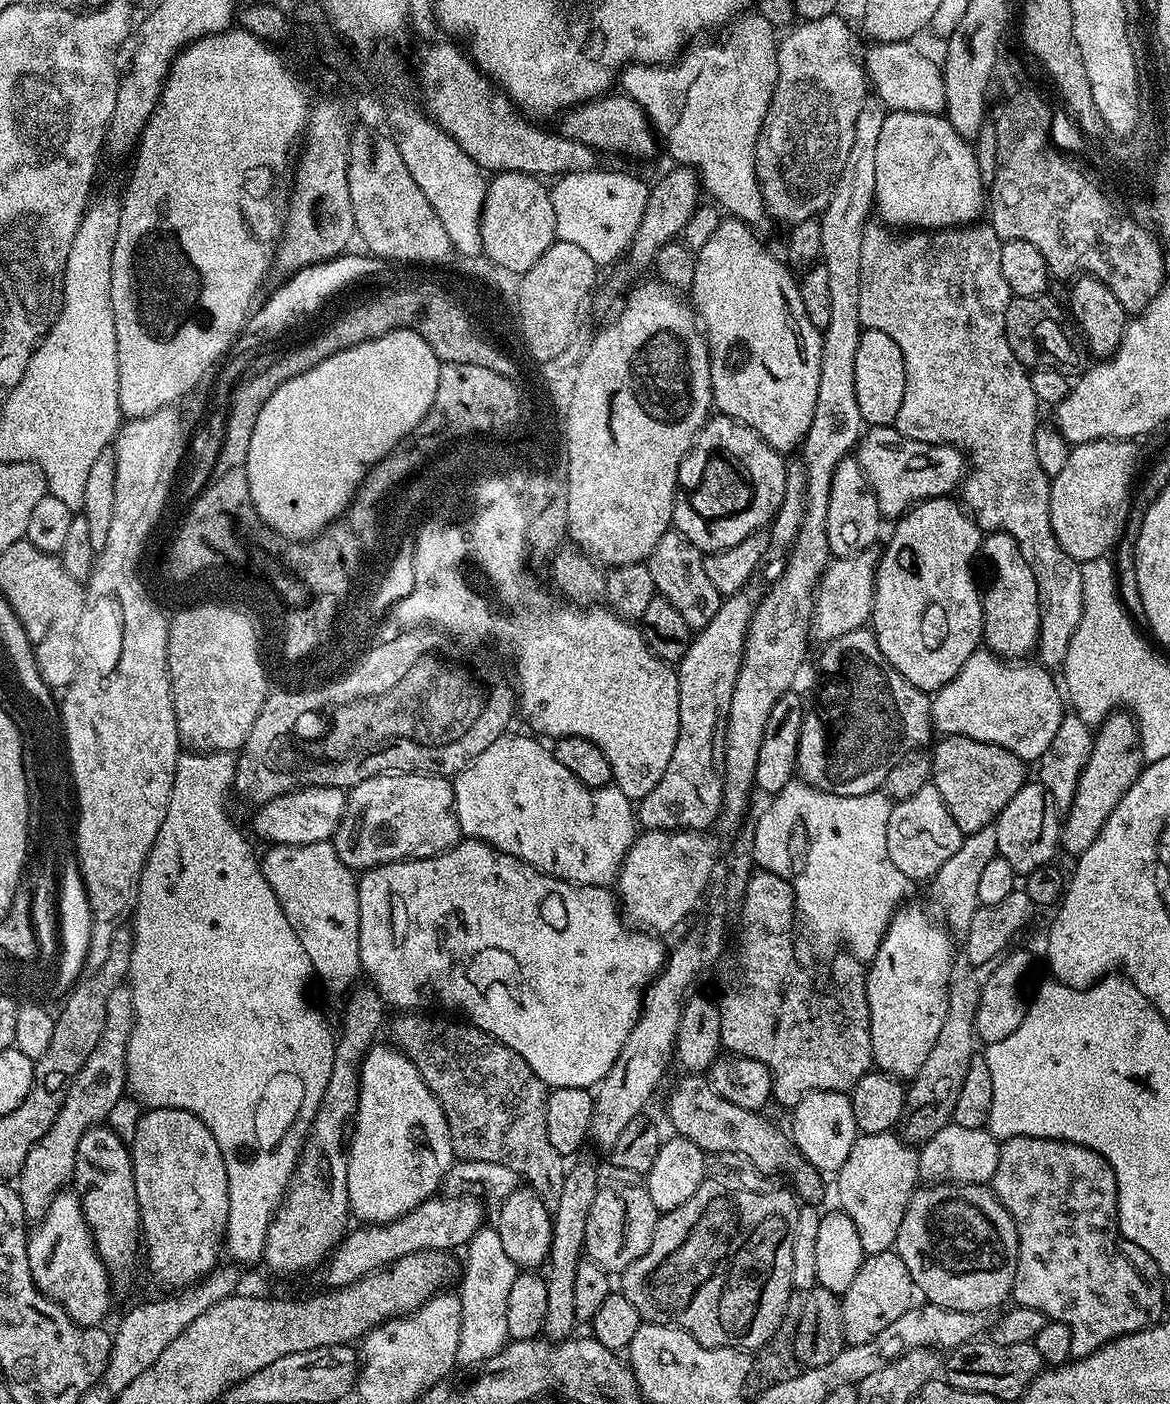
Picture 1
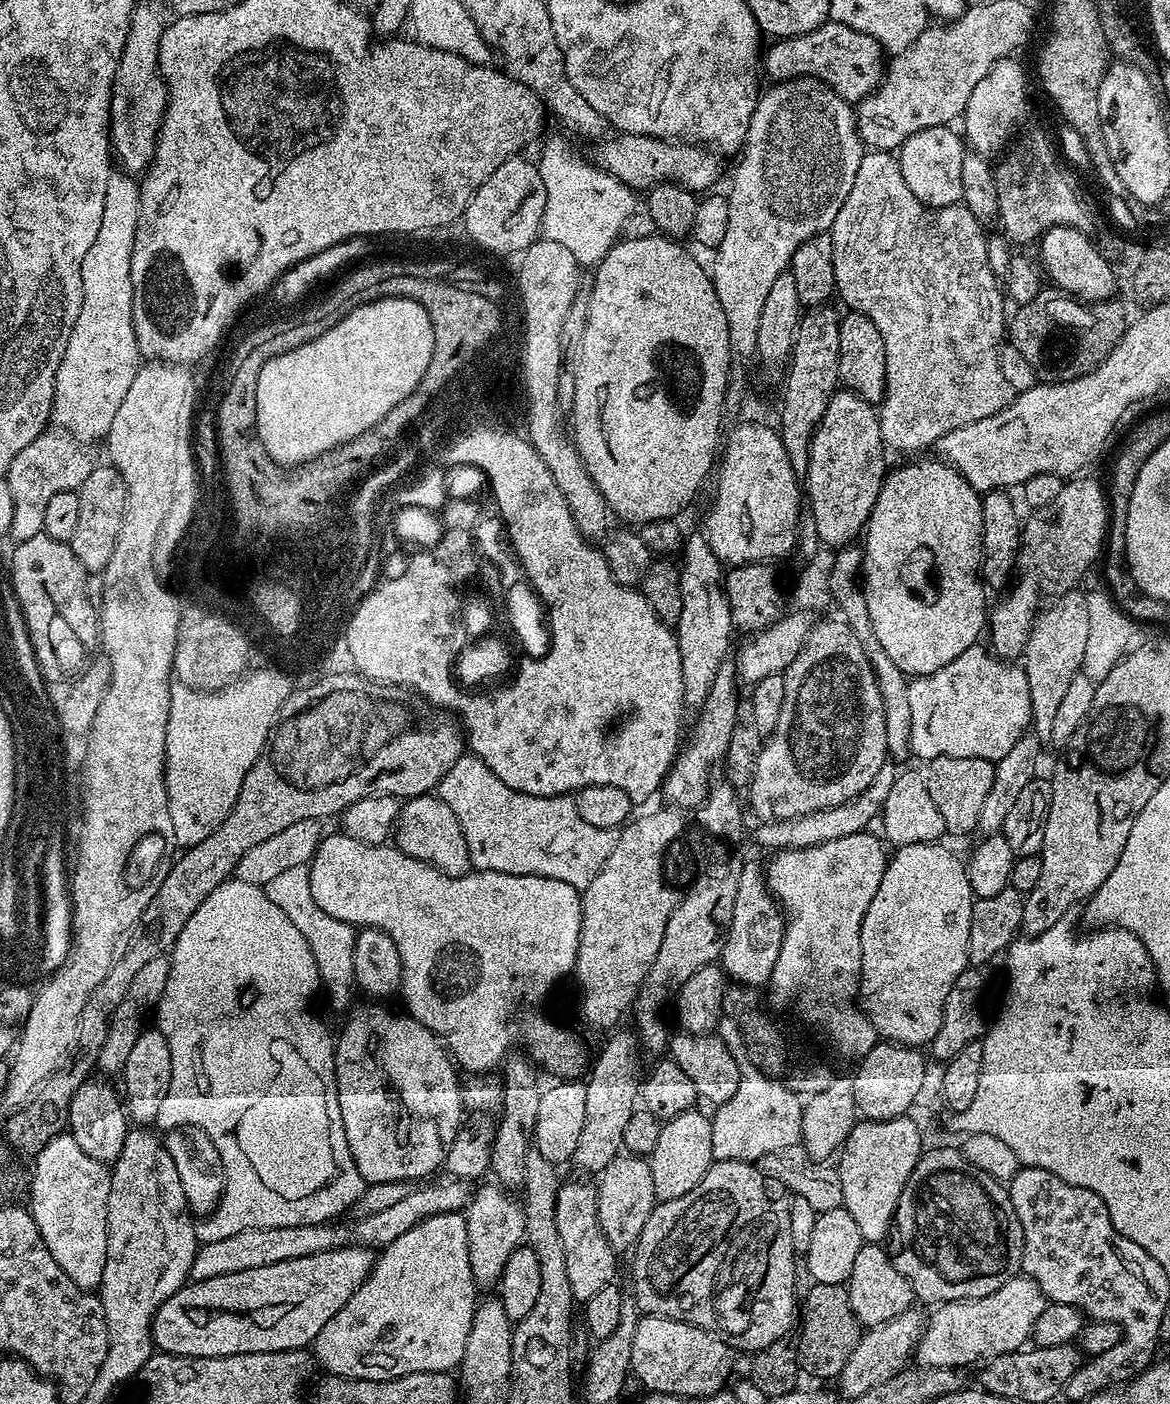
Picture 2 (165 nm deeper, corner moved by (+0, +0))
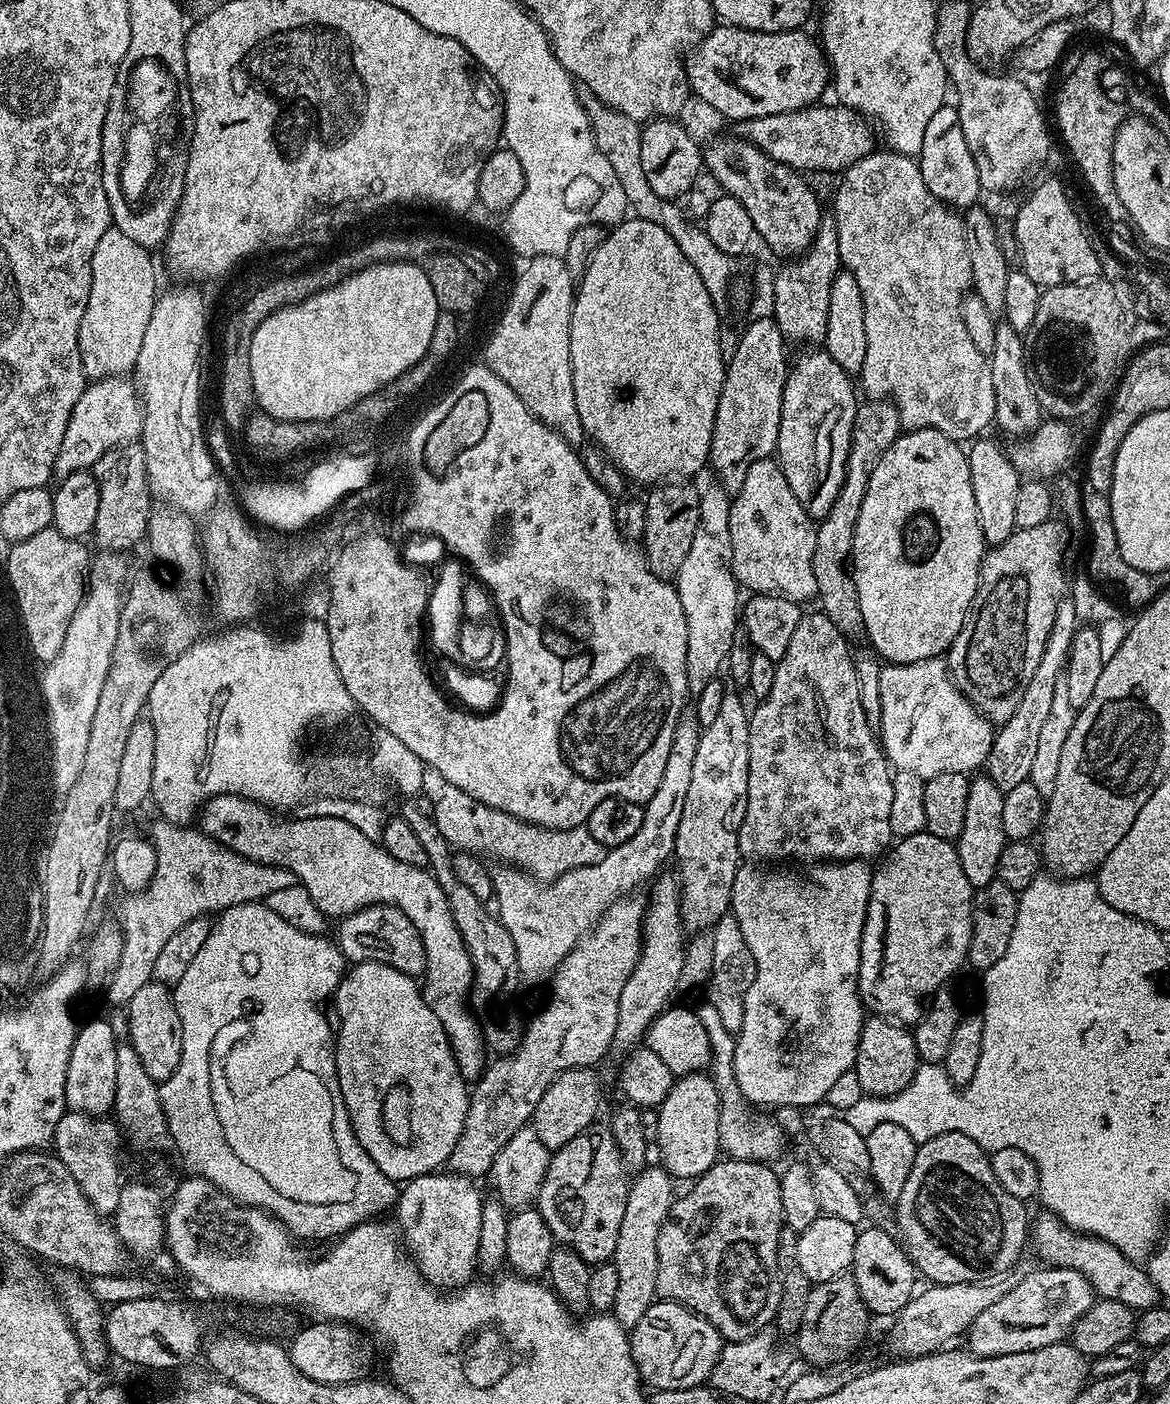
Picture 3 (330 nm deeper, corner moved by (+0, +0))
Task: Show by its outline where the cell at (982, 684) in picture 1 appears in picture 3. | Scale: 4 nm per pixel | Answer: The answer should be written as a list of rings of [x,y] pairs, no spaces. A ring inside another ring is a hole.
[[[935,656],[922,662],[888,664],[882,667],[881,702],[882,720],[878,739],[884,749],[884,755],[899,771],[918,774],[923,780],[929,780],[938,774],[955,772],[972,774],[987,765],[988,755],[992,749],[994,725],[959,692],[949,673],[947,663],[941,657]]]

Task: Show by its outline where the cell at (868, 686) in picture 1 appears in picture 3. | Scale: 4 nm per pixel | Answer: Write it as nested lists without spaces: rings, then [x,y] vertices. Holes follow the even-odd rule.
[[[815,610],[815,611],[816,611],[816,612],[812,612],[812,613],[810,613],[810,614],[809,614],[809,616],[808,616],[808,613],[807,613],[807,614],[804,614],[804,615],[801,615],[801,618],[800,618],[800,621],[799,621],[799,622],[798,622],[798,626],[797,626],[797,627],[796,627],[796,628],[795,628],[795,629],[794,629],[794,634],[793,634],[793,636],[792,636],[792,637],[791,637],[791,638],[790,638],[790,646],[786,646],[786,654],[785,654],[785,655],[784,655],[784,656],[783,656],[783,658],[782,658],[782,659],[780,659],[780,660],[778,660],[778,661],[776,661],[776,673],[775,673],[775,674],[774,674],[774,686],[770,686],[770,694],[766,694],[766,695],[765,695],[765,696],[763,696],[763,697],[762,697],[762,699],[761,699],[761,700],[760,700],[760,701],[759,701],[759,703],[757,703],[757,704],[760,704],[760,705],[758,705],[758,706],[757,706],[757,708],[755,708],[755,707],[753,707],[753,708],[752,708],[752,709],[751,709],[751,712],[750,712],[750,715],[749,715],[749,718],[748,718],[748,725],[749,725],[749,726],[750,726],[750,770],[749,770],[749,771],[748,771],[748,801],[747,801],[747,802],[746,802],[746,818],[745,818],[745,819],[744,819],[744,821],[743,821],[743,822],[742,822],[742,826],[741,826],[741,827],[740,827],[740,832],[739,832],[739,834],[738,834],[738,835],[737,835],[737,836],[736,836],[736,837],[734,837],[734,844],[735,844],[735,847],[736,847],[736,848],[737,848],[737,849],[738,849],[738,852],[739,852],[739,848],[738,848],[738,847],[740,847],[740,852],[741,852],[741,854],[742,854],[742,855],[744,855],[744,858],[759,858],[759,859],[760,859],[760,860],[761,860],[761,861],[764,861],[764,862],[766,862],[766,861],[769,861],[769,860],[766,860],[766,859],[768,859],[768,858],[769,858],[769,857],[770,857],[770,856],[805,856],[805,858],[806,858],[806,859],[805,859],[805,861],[808,861],[808,862],[835,862],[835,861],[838,861],[838,860],[867,860],[867,861],[871,861],[871,860],[872,860],[872,859],[873,859],[873,857],[872,857],[872,856],[876,856],[876,855],[878,855],[878,856],[877,856],[877,857],[879,857],[879,856],[880,856],[880,855],[881,855],[881,854],[884,854],[884,853],[887,853],[887,852],[888,852],[888,851],[889,851],[889,848],[890,848],[890,845],[891,845],[891,844],[892,844],[892,843],[893,843],[893,840],[894,840],[894,837],[893,837],[893,835],[892,835],[892,831],[891,831],[891,830],[890,830],[890,805],[891,805],[891,802],[892,802],[892,799],[893,799],[893,798],[894,798],[894,786],[893,786],[893,785],[892,785],[892,777],[893,777],[893,775],[894,775],[894,768],[893,768],[893,765],[892,765],[892,764],[891,764],[891,763],[890,763],[890,761],[889,761],[889,759],[888,759],[888,757],[887,757],[887,756],[885,756],[885,755],[884,755],[884,749],[883,749],[883,747],[882,747],[882,745],[881,745],[881,743],[880,743],[880,741],[879,741],[879,739],[878,739],[878,736],[877,736],[877,733],[876,733],[876,732],[875,732],[875,731],[873,731],[873,730],[872,730],[872,728],[871,728],[871,726],[870,726],[870,724],[869,724],[869,723],[868,723],[868,722],[867,722],[867,720],[866,720],[866,714],[864,714],[864,713],[863,713],[863,710],[862,710],[862,703],[861,703],[861,702],[859,702],[859,684],[858,684],[858,678],[857,678],[857,677],[856,677],[856,674],[855,674],[855,662],[854,662],[854,656],[853,656],[853,653],[852,653],[852,652],[850,652],[850,653],[848,653],[848,640],[849,640],[849,637],[848,637],[848,636],[847,636],[847,635],[845,635],[845,633],[842,633],[842,632],[840,632],[840,631],[839,631],[839,630],[838,630],[838,626],[834,626],[834,622],[830,622],[830,618],[829,618],[829,617],[828,617],[828,616],[825,616],[825,615],[824,615],[824,613],[823,613],[823,611],[820,611],[820,610]]]

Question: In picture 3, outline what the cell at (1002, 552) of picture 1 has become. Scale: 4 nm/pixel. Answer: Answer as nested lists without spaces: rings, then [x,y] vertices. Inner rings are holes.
[[[973,439],[967,449],[970,486],[974,486],[974,506],[978,506],[978,526],[982,526],[984,543],[995,546],[1006,542],[1006,538],[1010,538],[1017,529],[1014,514],[1022,477],[1012,464],[1011,455],[1006,448],[992,440],[984,439]]]

